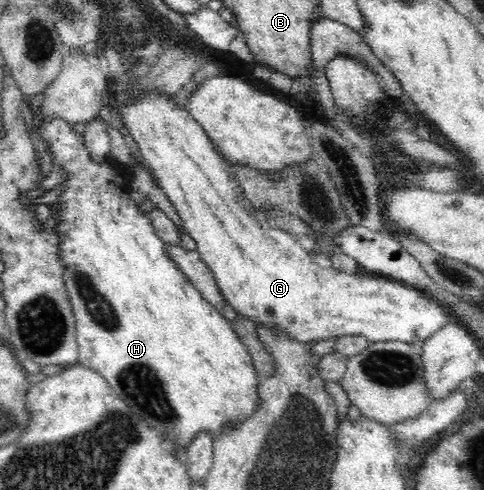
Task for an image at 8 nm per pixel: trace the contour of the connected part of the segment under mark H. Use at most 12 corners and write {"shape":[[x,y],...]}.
{"shape":[[41,123],[97,371],[170,448],[259,406],[252,356],[118,161]]}

